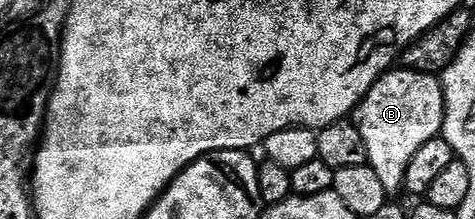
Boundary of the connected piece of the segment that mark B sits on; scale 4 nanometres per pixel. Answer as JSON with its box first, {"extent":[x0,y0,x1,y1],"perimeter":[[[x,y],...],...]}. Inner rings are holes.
{"extent":[351,67,445,194],"perimeter":[[[394,67],[384,73],[367,91],[367,95],[358,103],[351,114],[353,124],[359,127],[359,135],[363,135],[363,143],[367,143],[367,159],[375,175],[383,182],[386,194],[401,193],[405,187],[407,165],[423,147],[423,143],[431,143],[431,139],[442,136],[445,128],[445,96],[440,76],[432,73],[420,73],[404,67]]]}

